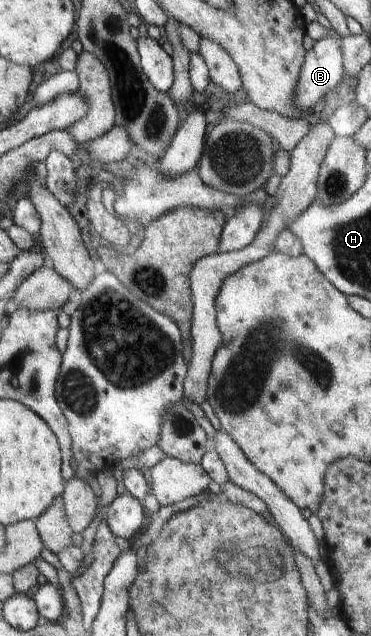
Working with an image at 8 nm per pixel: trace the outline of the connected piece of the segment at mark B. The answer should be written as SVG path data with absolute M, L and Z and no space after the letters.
M330 29L323 39L316 40L311 49L303 55L303 62L297 79L297 106L303 114L310 110L314 103L330 99L339 94L342 87L341 53L338 47L338 38Z

